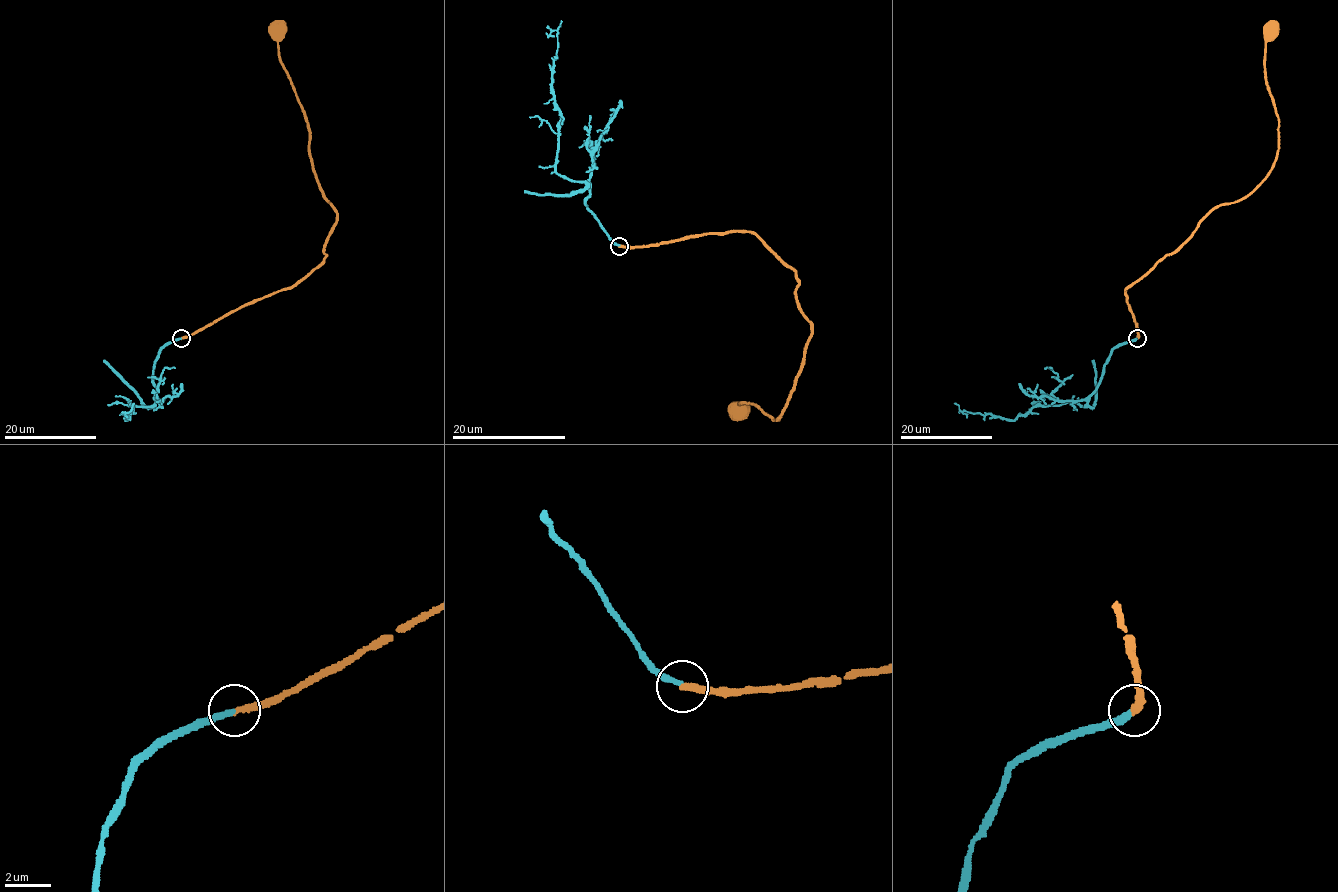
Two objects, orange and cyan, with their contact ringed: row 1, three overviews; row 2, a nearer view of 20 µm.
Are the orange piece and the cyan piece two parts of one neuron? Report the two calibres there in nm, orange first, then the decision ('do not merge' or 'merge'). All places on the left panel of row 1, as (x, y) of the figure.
280/240 nm | merge

